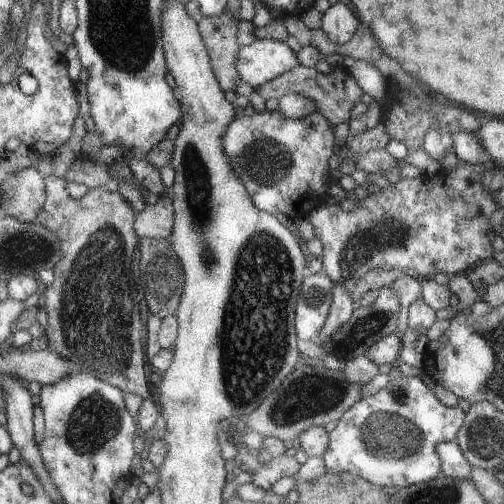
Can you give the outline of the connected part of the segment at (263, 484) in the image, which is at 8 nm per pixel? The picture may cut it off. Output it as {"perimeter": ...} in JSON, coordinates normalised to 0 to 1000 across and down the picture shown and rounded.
{"perimeter":[[[552,903],[538,907],[538,913],[526,923],[510,929],[498,938],[498,960],[502,966],[518,968],[534,980],[536,966],[562,946],[583,946],[593,935],[595,923],[587,917],[583,905]]]}

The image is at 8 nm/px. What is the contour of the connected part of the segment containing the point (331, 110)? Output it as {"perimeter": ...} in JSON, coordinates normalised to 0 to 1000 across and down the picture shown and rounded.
{"perimeter":[[[589,127],[575,139],[562,143],[548,155],[518,167],[504,177],[524,200],[532,196],[556,196],[565,187],[589,187],[607,198],[621,202],[625,220],[661,254],[677,244],[690,242],[698,214],[714,202],[720,183],[692,151],[685,135],[671,131],[657,135],[649,147],[627,143],[621,133],[605,133]]]}

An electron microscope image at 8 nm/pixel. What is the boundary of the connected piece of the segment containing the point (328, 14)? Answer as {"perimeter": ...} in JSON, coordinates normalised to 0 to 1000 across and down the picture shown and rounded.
{"perimeter":[[[667,4],[639,28],[635,58],[657,83],[677,89],[700,73],[708,58],[708,40],[685,8]]]}

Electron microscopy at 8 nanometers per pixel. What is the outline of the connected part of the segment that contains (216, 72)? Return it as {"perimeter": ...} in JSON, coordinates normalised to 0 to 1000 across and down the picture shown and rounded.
{"perimeter":[[[444,16],[435,30],[391,38],[389,44],[423,153],[442,185],[466,181],[476,163],[464,135],[474,97],[468,83],[472,42]]]}

